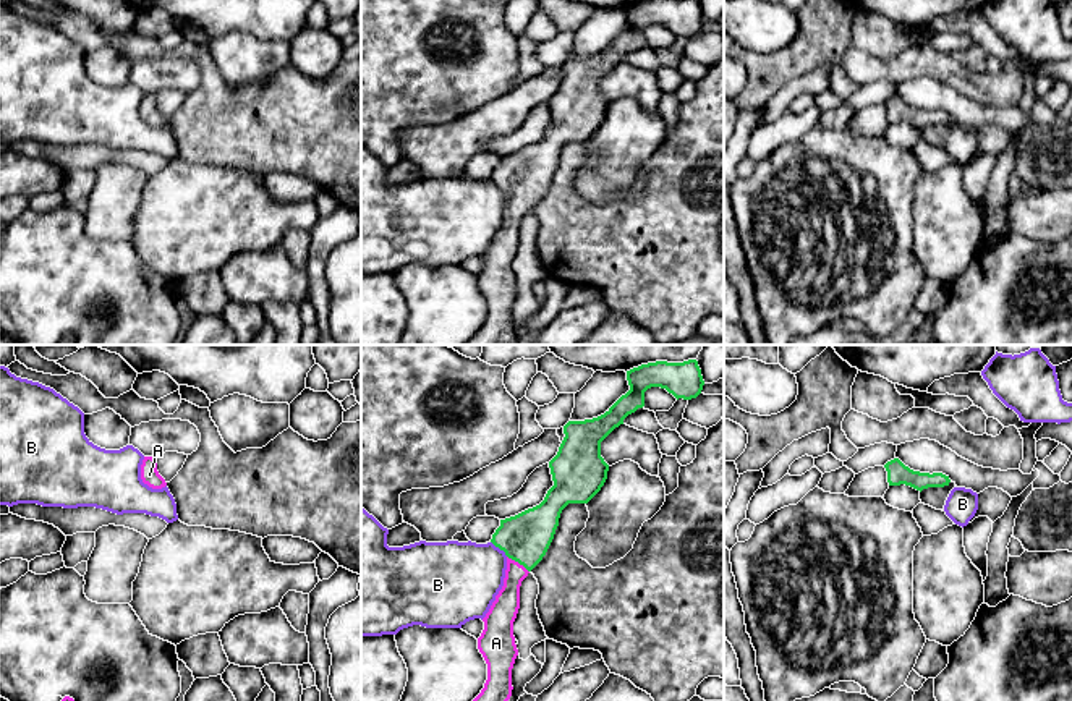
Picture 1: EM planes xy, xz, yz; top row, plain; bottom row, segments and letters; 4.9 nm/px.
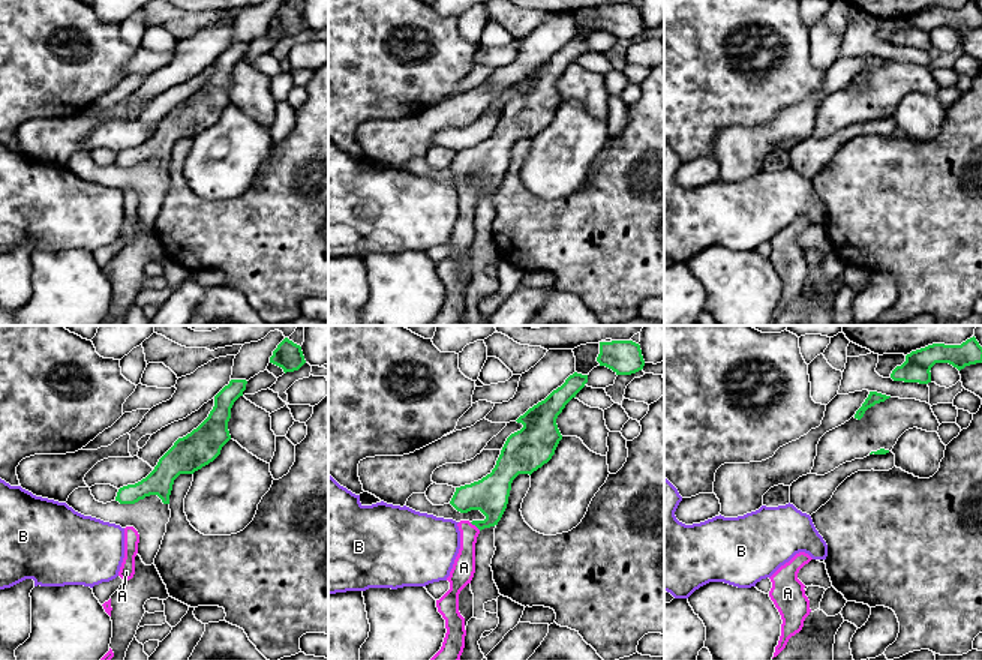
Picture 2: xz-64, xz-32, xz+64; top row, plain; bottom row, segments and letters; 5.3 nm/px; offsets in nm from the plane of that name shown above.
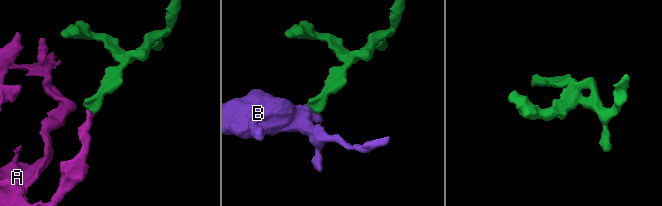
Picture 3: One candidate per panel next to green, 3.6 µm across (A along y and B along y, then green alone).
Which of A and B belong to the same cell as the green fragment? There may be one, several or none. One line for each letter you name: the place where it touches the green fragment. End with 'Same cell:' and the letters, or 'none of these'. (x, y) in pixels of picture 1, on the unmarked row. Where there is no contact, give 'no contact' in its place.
A: xz (518, 199)
Same cell: A

